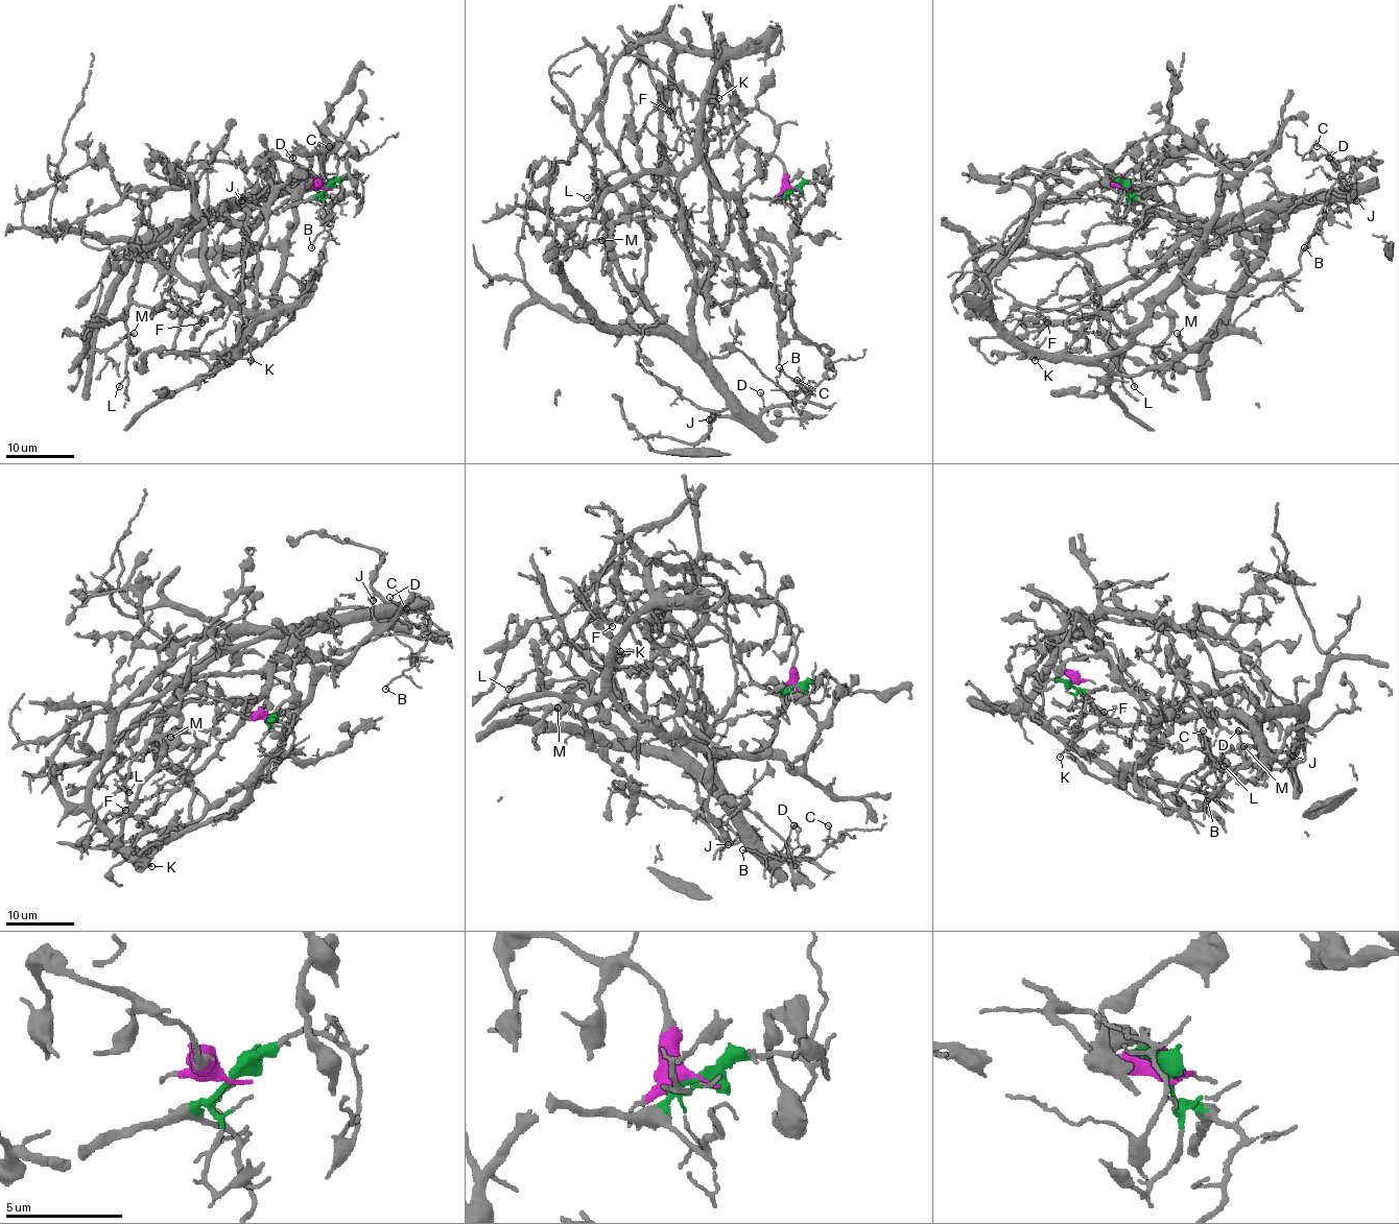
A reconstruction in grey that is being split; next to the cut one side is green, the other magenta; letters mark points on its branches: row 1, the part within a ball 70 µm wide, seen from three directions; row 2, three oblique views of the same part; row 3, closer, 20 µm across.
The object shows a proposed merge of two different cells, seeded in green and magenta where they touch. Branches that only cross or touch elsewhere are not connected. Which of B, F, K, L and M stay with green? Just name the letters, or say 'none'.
B, F, L, M

